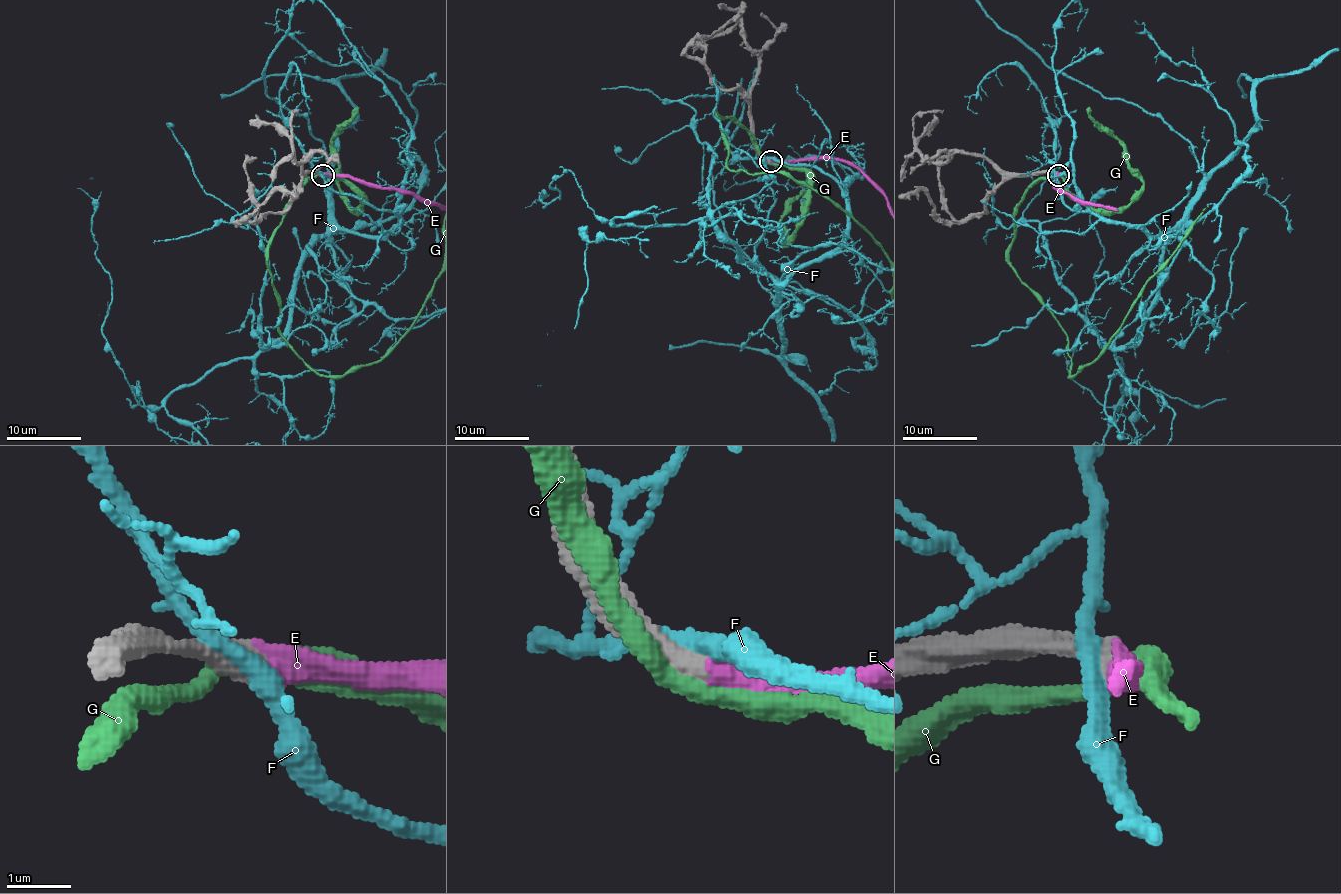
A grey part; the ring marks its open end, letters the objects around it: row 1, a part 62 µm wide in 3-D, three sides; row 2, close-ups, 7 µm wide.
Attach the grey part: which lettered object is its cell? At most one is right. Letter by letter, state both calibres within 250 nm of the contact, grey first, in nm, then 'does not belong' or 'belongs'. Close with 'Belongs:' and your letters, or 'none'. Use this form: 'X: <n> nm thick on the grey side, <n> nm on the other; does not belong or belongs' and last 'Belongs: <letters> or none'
E: 480 nm thick on the grey side, 400 nm on the other; belongs
F: 550 nm thick on the grey side, 280 nm on the other; does not belong
G: 550 nm thick on the grey side, 360 nm on the other; does not belong
Belongs: E

